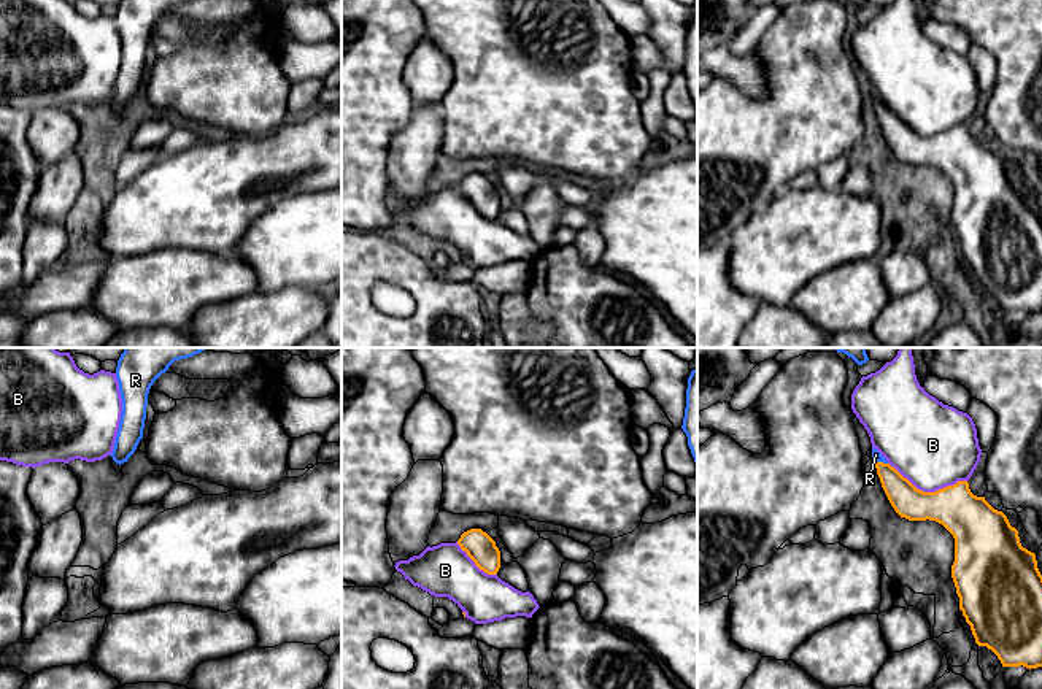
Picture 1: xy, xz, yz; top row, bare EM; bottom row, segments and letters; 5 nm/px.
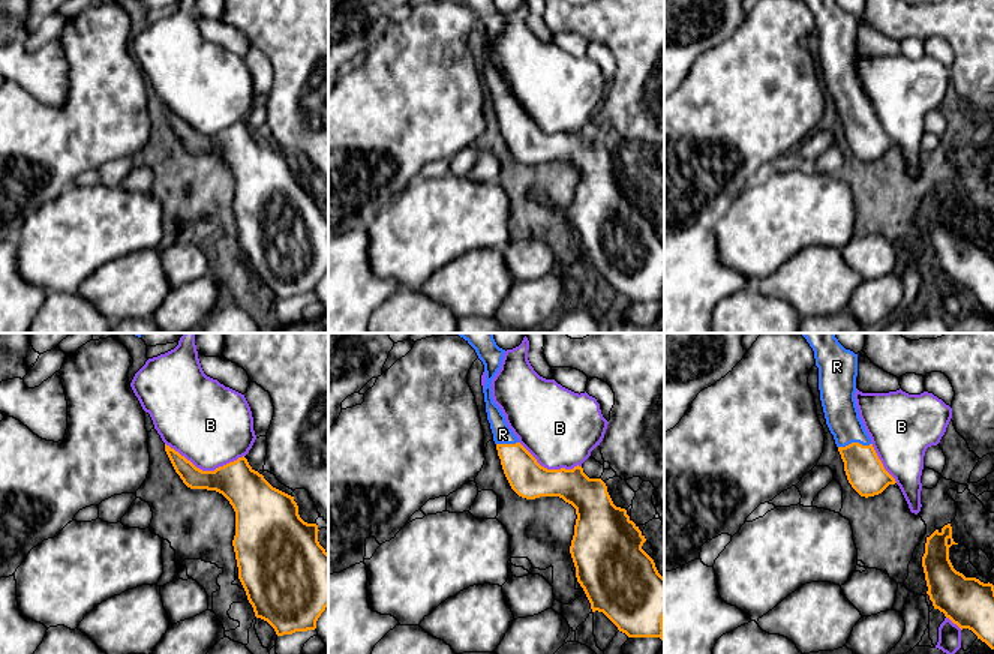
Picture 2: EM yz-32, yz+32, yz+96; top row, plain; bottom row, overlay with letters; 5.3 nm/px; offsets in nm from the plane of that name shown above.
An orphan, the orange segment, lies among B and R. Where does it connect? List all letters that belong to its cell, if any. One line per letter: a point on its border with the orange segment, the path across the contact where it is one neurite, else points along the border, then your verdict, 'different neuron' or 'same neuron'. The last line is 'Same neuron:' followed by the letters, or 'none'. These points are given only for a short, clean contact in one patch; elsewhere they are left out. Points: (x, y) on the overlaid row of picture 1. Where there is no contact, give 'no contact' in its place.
B: meets orange in yz at (928, 492); different neuron
R: meets orange in yz at (882, 462); runs through yz (909, 502), (885, 472), (882, 462), (876, 454); same neuron
Same neuron: R

